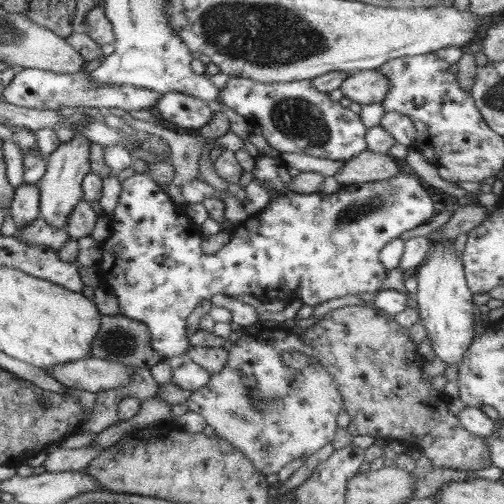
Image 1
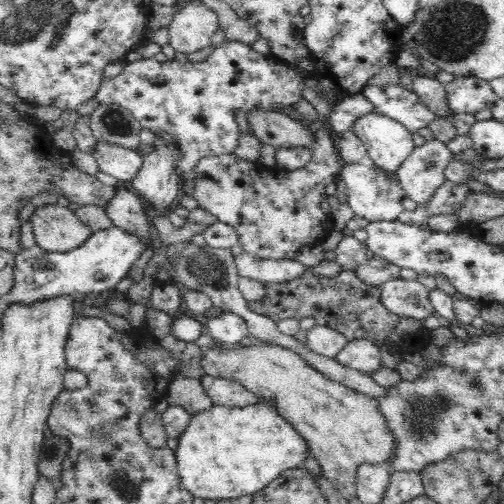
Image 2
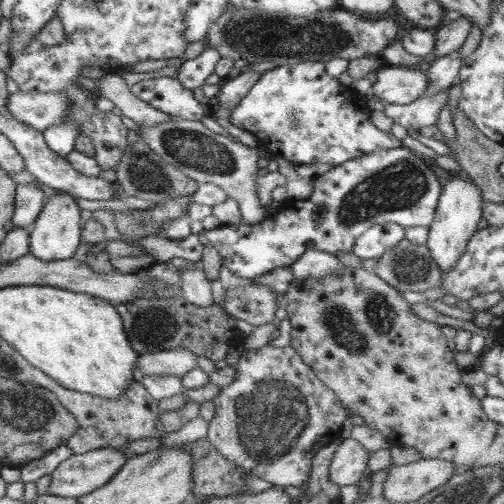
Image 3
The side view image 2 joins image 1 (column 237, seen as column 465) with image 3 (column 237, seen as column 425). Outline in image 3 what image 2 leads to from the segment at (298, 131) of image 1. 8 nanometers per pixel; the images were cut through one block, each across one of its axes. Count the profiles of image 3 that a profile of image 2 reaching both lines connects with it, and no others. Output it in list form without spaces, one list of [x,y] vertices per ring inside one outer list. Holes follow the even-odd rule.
[[[305,60],[293,66],[281,66],[281,68],[267,70],[253,84],[253,88],[239,100],[239,104],[231,110],[229,124],[251,132],[259,140],[259,150],[263,150],[269,156],[281,156],[293,166],[327,164],[333,168],[349,160],[355,160],[359,156],[365,156],[369,152],[401,148],[401,142],[391,132],[381,132],[373,126],[373,122],[369,120],[371,112],[367,108],[367,102],[361,100],[361,96],[357,98],[349,86],[339,86],[337,80],[327,76],[325,66],[327,62]]]

